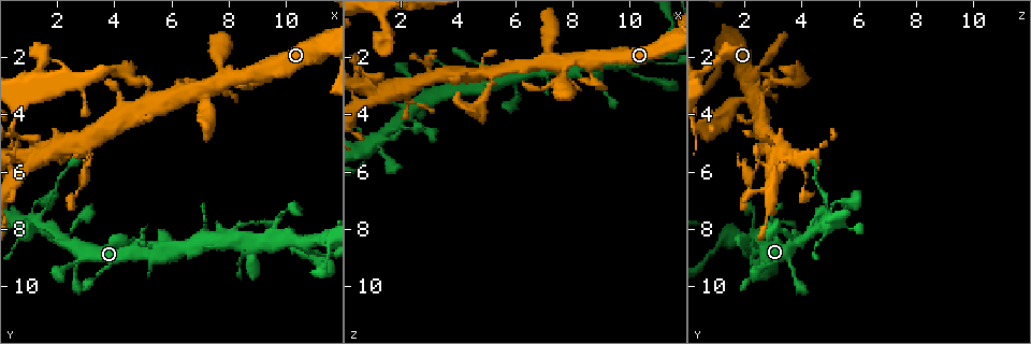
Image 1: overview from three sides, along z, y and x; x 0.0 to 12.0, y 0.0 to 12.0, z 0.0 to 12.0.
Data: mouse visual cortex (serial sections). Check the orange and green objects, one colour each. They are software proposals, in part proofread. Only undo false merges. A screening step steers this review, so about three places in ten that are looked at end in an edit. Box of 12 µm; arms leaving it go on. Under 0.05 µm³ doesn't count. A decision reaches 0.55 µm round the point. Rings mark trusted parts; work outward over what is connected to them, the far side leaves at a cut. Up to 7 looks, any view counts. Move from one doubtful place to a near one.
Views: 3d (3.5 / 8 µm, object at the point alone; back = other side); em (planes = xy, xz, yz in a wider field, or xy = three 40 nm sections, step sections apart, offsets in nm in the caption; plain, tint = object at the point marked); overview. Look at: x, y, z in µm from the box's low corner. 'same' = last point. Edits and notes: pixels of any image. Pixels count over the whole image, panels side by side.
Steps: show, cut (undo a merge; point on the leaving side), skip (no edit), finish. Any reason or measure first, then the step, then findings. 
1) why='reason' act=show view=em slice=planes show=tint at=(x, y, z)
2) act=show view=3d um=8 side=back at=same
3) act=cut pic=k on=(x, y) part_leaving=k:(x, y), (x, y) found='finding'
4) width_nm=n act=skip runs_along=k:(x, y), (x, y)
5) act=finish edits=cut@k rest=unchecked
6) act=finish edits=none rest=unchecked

why='two arms at a narrow angle' act=show view=3d um=8 at=(1.7, 5.3, 3.1)

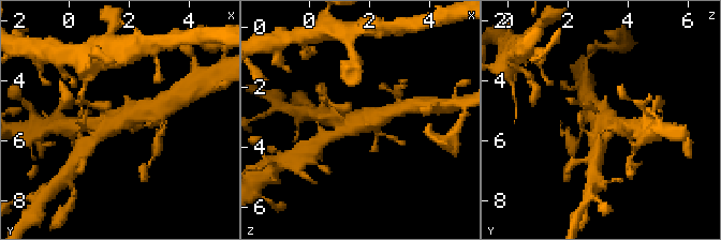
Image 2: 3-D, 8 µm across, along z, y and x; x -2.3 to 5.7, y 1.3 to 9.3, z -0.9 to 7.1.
why='shape alone is not enough' act=show view=em slice=xy step=2 show=tint at=(1.6, 5.4, 3.1)

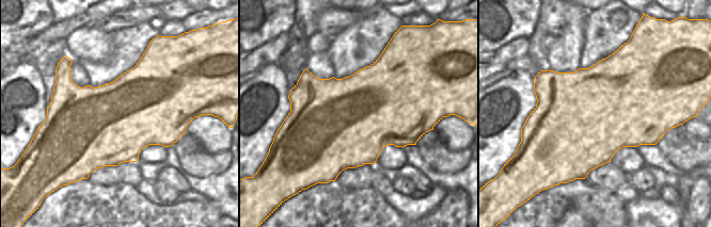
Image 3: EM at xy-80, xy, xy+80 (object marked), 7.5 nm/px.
width_nm=700 act=skip runs_along=2:(155, 109), (131, 114), (101, 133) found='all the same cell'

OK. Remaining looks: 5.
act=show view=3d um=3.5 side=back at=(2.5, 9.2, 2.9)

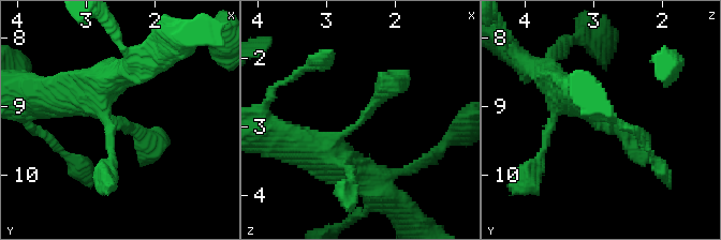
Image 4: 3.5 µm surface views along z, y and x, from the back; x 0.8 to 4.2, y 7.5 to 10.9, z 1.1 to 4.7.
act=show view=em slice=planes show=tint at=(2.45, 9.25, 2.90)

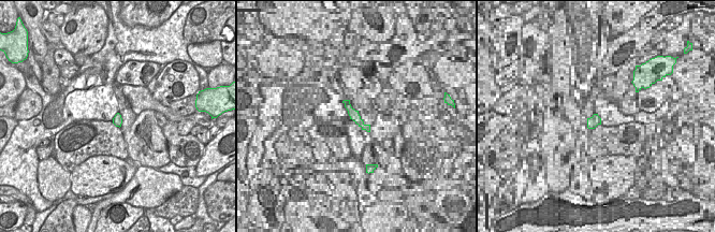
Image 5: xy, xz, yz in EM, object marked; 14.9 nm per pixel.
act=skip found='one cell here'

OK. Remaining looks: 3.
why='looks like a crossing' act=show view=3d um=3.5 at=(5.5, 8.8, 2.8)

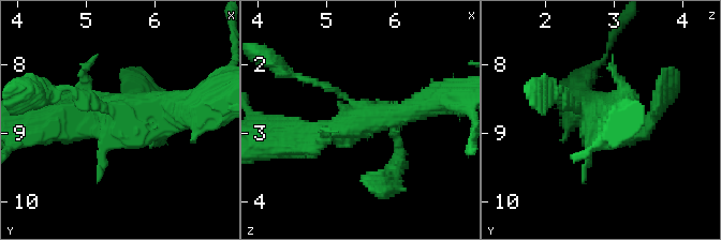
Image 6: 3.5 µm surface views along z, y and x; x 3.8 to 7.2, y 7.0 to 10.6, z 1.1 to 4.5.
why='shape alone is not enough' act=show view=em slice=xy step=5 show=tint at=(5.55, 8.70, 2.75)

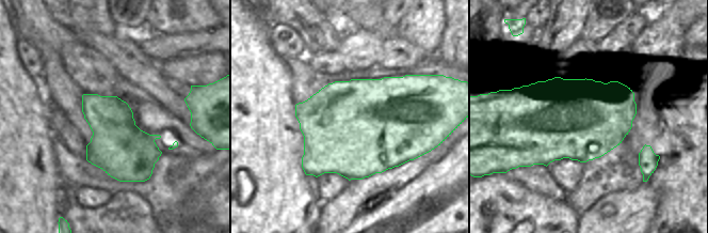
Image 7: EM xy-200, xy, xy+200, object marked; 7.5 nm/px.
act=skip runs_along=6:(294, 137), (399, 116), (432, 99) found='all the same cell'

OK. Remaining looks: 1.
act=finish edits=none rest=unchecked

